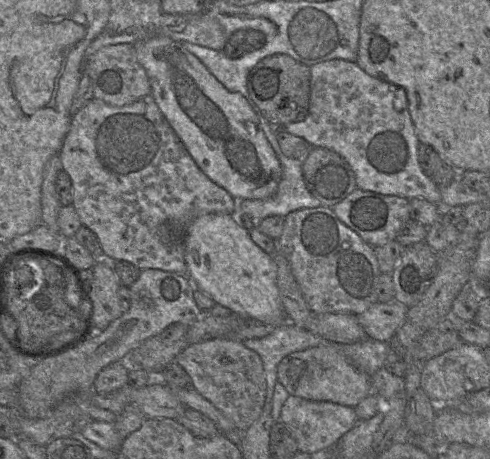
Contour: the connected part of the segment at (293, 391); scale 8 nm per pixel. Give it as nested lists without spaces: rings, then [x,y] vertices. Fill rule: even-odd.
[[[319,345],[285,356],[278,365],[277,381],[289,395],[353,408],[372,393],[371,376],[356,369],[332,345]]]

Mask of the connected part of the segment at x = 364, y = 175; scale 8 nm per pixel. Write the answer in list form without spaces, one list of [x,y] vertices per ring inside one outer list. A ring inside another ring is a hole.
[[[333,59],[310,67],[311,90],[307,117],[287,127],[287,132],[306,140],[312,147],[326,148],[339,154],[354,172],[357,188],[383,195],[422,198],[441,204],[439,187],[424,174],[418,161],[419,140],[415,134],[404,88],[374,78],[356,62]]]

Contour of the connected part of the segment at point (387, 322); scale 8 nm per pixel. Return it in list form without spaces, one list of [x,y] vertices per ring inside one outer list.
[[[395,300],[376,302],[357,315],[357,319],[368,338],[390,343],[403,324],[407,311],[408,307]]]

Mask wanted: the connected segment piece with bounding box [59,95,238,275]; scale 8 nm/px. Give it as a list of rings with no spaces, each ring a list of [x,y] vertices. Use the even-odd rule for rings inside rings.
[[[152,95],[121,107],[98,99],[90,100],[72,115],[59,157],[61,170],[70,176],[72,206],[82,225],[96,235],[104,254],[115,261],[128,261],[140,270],[160,269],[187,275],[185,238],[192,222],[207,214],[236,215],[238,200],[200,170]]]

